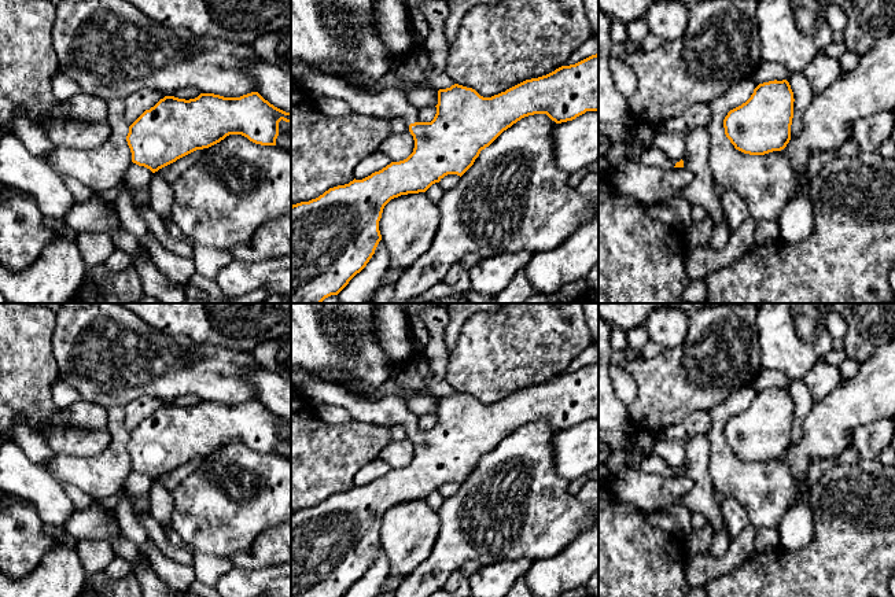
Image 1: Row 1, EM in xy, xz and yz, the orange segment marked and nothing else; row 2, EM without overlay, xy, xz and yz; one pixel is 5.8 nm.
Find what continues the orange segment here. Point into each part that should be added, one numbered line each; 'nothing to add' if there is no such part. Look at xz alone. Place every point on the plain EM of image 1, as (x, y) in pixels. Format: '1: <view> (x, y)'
1: xz (391, 411)

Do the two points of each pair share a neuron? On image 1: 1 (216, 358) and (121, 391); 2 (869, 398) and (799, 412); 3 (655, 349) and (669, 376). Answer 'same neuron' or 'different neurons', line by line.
1: same neuron
2: different neurons
3: different neurons

